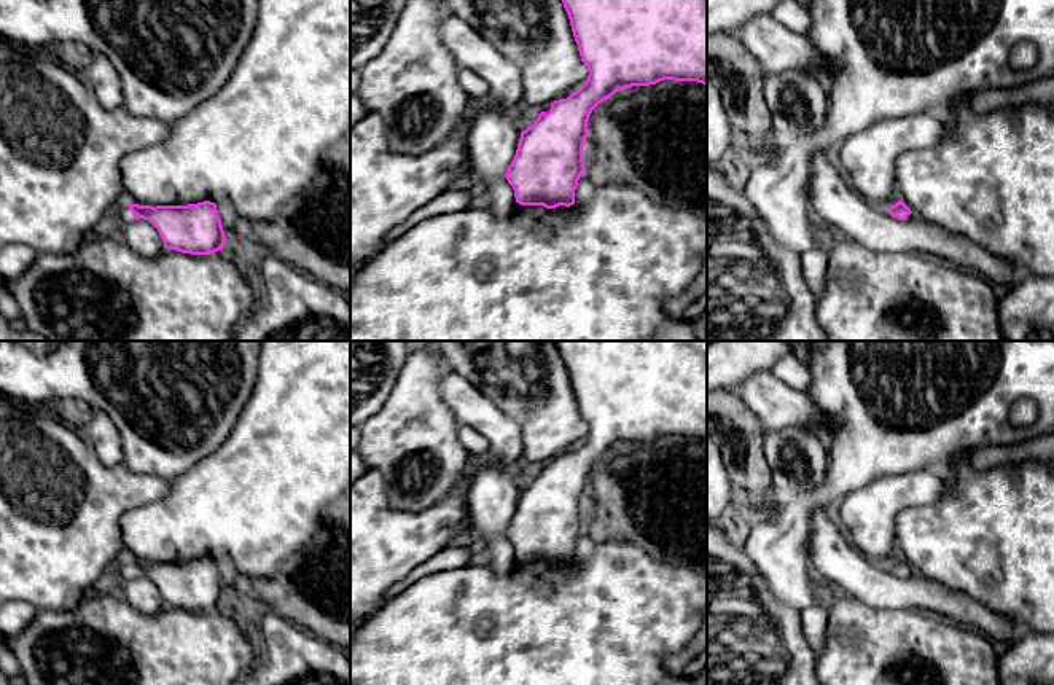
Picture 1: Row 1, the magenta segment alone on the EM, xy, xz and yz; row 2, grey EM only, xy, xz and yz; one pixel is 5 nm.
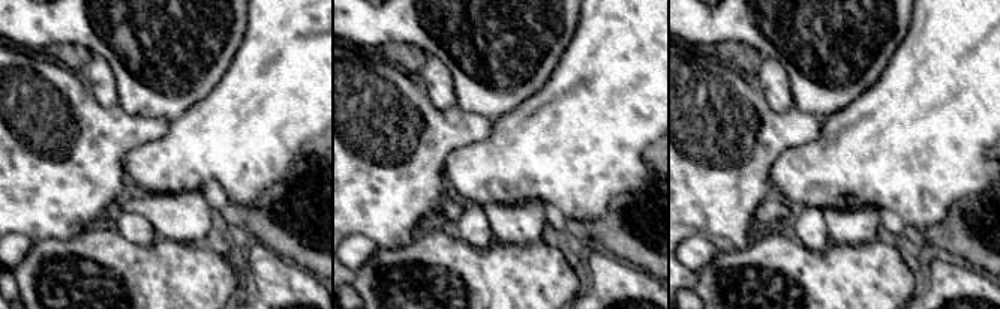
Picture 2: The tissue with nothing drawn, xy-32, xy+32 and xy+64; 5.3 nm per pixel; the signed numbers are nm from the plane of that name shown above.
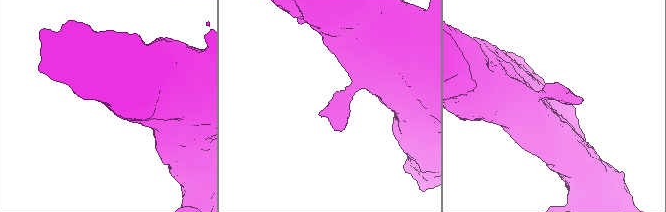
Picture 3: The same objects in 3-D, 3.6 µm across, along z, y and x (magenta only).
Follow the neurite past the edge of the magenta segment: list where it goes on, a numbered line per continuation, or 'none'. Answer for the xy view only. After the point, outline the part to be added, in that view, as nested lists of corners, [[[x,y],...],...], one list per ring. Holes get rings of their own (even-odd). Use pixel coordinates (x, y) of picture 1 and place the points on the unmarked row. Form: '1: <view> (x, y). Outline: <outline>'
none

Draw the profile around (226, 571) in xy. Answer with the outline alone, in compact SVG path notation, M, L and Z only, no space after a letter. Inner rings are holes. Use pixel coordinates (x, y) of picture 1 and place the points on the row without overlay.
M221 558L217 561L217 567L221 577L221 583L226 593L226 597L229 599L237 599L237 591L236 591L236 569L234 566L226 559Z

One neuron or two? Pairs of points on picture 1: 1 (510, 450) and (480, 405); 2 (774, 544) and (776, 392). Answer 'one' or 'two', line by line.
1: one
2: two

